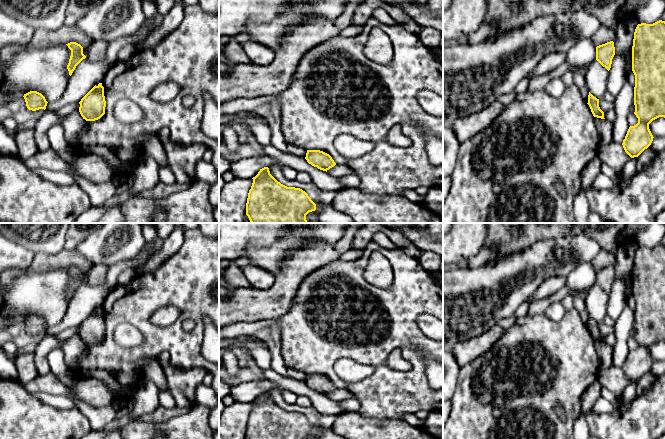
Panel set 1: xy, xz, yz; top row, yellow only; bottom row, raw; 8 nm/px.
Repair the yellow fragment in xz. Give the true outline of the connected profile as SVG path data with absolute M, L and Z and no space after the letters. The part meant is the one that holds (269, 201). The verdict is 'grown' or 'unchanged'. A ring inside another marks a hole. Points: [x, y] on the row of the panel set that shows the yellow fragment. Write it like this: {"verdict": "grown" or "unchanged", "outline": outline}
{"verdict": "unchanged", "outline": "M268 167L260 169L252 179L246 203L246 215L251 223L308 223L306 215L316 210L316 204L305 191L281 184L270 174Z"}

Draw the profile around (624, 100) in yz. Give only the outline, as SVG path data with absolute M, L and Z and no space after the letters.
M632 51L625 54L627 64L625 66L625 82L614 101L614 111L616 119L613 123L613 142L623 143L627 131L630 127L627 117L630 113L630 107L634 102L634 88L628 81L628 74L632 71Z

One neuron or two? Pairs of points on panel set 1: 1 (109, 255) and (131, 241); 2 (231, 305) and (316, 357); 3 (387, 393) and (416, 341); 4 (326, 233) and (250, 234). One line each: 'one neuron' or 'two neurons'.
1: one neuron
2: two neurons
3: one neuron
4: two neurons

